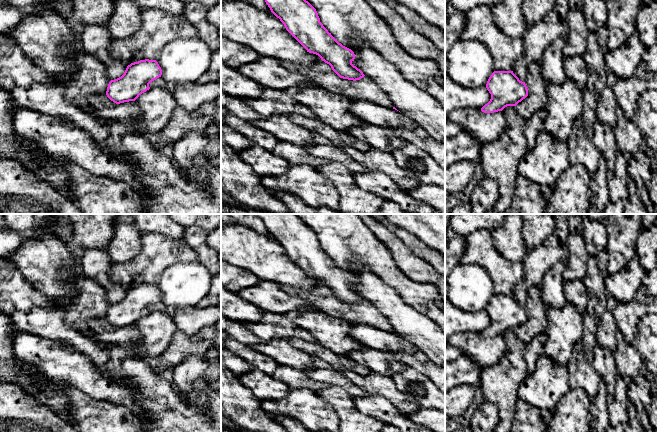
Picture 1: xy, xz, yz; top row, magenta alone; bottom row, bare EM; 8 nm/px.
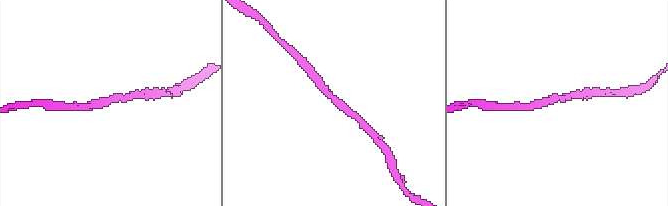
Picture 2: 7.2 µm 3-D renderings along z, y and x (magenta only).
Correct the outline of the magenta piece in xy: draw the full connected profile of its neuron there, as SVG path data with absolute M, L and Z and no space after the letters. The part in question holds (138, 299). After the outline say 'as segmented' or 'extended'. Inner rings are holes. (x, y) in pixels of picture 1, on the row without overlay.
M145 283L131 287L121 301L109 306L106 319L116 328L135 325L161 299L162 294L156 284Z | as segmented

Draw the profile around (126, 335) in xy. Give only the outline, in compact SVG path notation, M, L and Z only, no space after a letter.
M62 270L61 277L66 284L74 284L77 290L69 302L57 302L65 313L67 325L92 332L98 341L115 344L118 348L126 348L140 339L136 325L116 328L107 321L110 304L106 300L106 290L100 284L69 270Z

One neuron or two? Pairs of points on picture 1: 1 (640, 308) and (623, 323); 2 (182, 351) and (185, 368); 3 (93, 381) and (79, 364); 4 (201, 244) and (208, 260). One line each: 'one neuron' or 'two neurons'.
1: one neuron
2: two neurons
3: one neuron
4: one neuron

